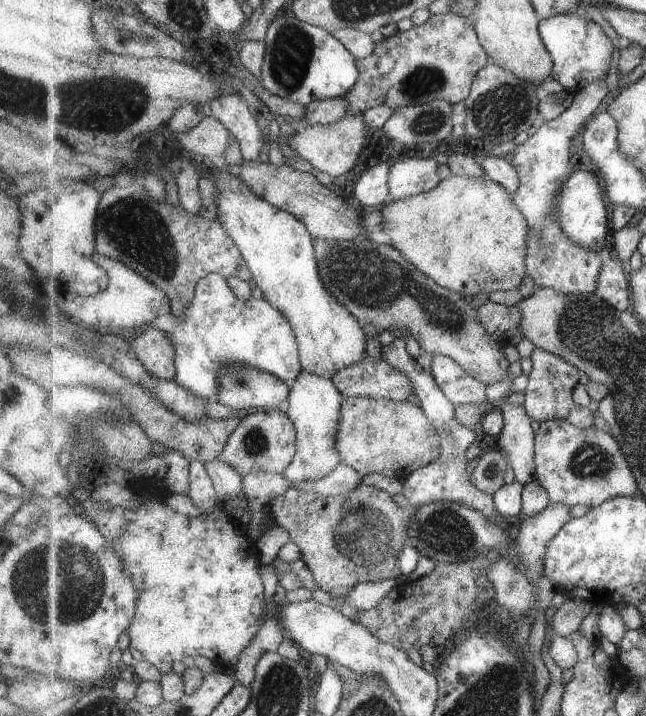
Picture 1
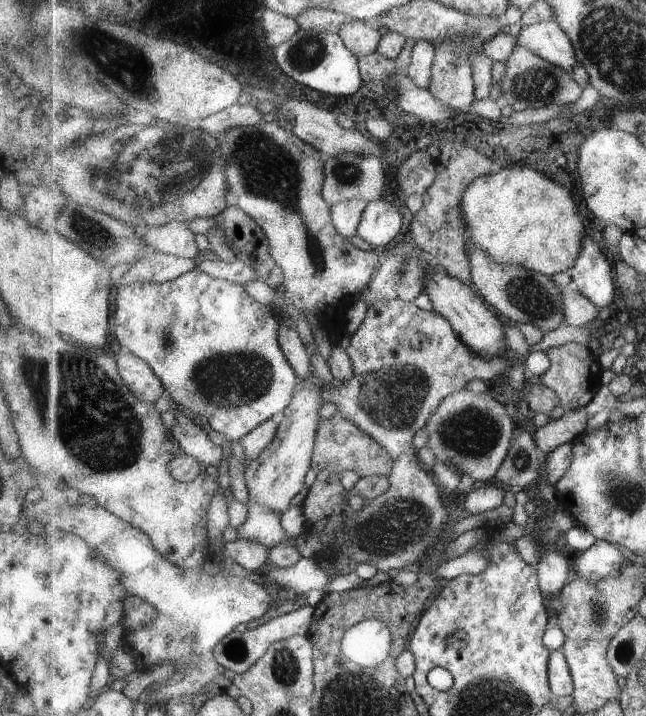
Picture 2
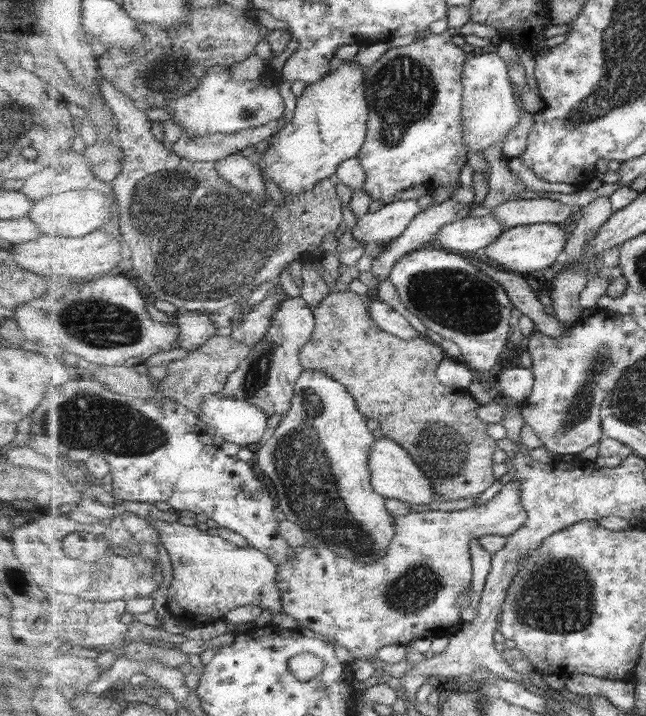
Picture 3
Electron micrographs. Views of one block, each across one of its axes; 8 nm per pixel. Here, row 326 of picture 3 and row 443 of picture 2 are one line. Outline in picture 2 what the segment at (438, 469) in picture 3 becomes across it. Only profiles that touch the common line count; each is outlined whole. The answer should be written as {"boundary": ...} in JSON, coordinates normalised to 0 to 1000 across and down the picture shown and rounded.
{"boundary":[[[522,578],[514,585],[497,585],[491,603],[483,640],[483,654],[491,662],[508,654],[519,662],[550,658],[559,666],[587,663],[604,668],[610,655],[605,633],[546,588]]]}

